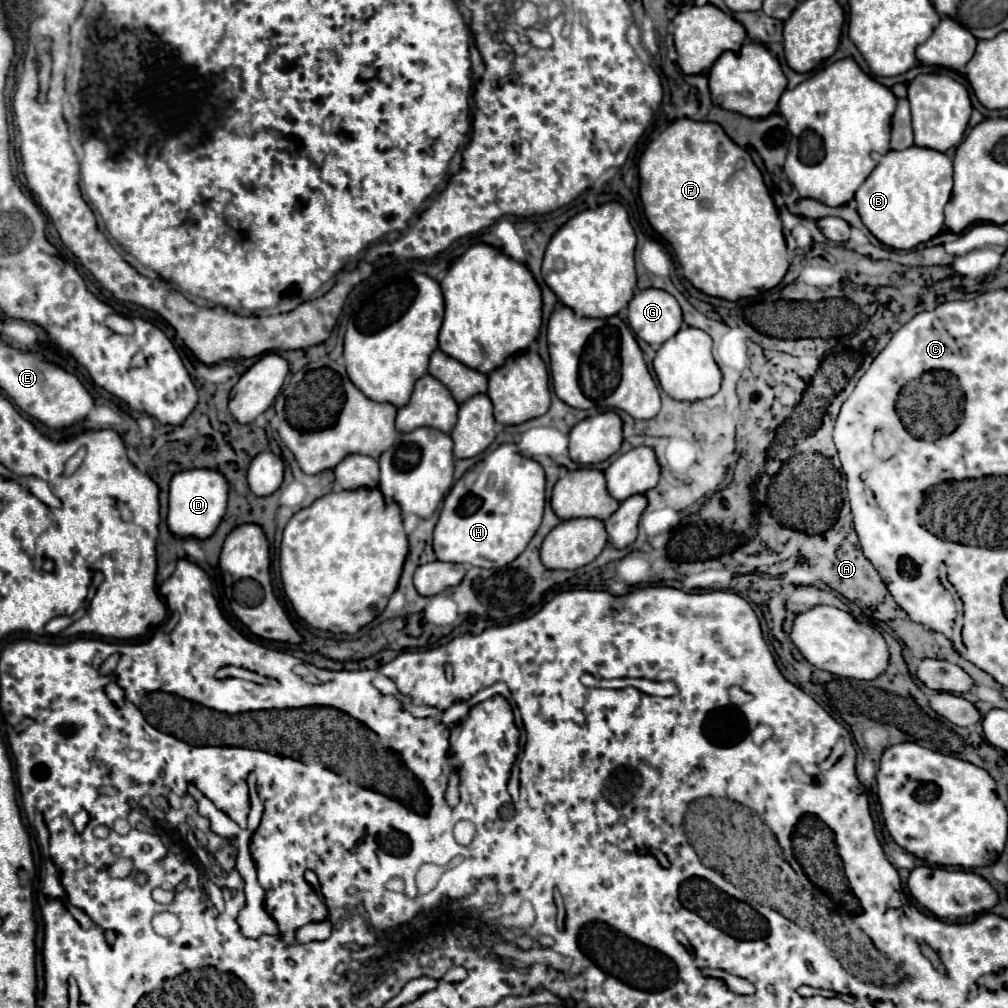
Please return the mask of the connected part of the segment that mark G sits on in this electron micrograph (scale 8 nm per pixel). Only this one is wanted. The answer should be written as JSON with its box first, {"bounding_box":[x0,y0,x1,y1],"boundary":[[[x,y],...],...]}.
{"bounding_box":[629,290,681,346],"boundary":[[[637,290],[629,302],[629,326],[651,346],[661,346],[665,340],[673,338],[681,324],[681,308],[665,290]]]}

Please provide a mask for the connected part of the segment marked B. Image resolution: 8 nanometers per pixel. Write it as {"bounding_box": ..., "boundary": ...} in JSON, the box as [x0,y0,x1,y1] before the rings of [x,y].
{"bounding_box":[855,148,953,250],"boundary":[[[929,148],[887,152],[855,194],[857,212],[869,232],[889,248],[911,250],[943,230],[943,208],[951,198],[953,162]]]}

